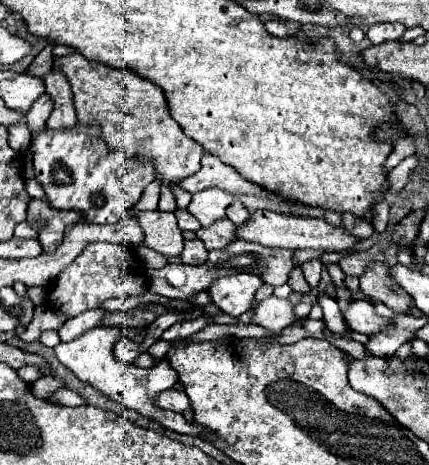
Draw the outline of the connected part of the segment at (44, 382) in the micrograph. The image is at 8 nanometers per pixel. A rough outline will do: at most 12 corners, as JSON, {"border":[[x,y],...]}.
{"border":[[50,375],[33,382],[35,397],[46,400],[65,387],[64,379]]}

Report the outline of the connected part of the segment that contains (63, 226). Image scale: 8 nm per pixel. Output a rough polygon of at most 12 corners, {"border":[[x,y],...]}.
{"border":[[30,199],[26,219],[38,229],[44,253],[62,245],[80,211],[58,211],[48,199]]}

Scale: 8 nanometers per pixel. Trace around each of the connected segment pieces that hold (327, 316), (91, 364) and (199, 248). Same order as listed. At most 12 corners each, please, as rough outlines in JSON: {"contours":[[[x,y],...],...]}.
{"contours":[[[318,295],[324,309],[326,327],[332,333],[344,333],[346,323],[334,297]],[[122,327],[90,329],[54,347],[80,381],[162,423],[210,441],[212,431],[156,407],[178,373],[116,361]],[[200,239],[184,241],[182,263],[202,265],[208,253]]]}

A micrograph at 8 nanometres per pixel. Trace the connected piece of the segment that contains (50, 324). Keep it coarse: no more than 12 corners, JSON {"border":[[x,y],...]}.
{"border":[[38,305],[24,341],[36,341],[44,329],[60,329],[66,317]]}

